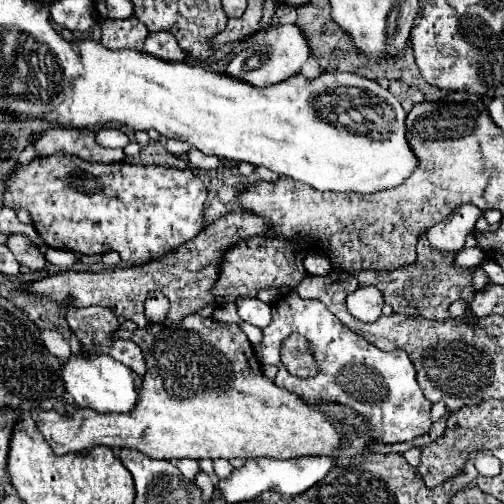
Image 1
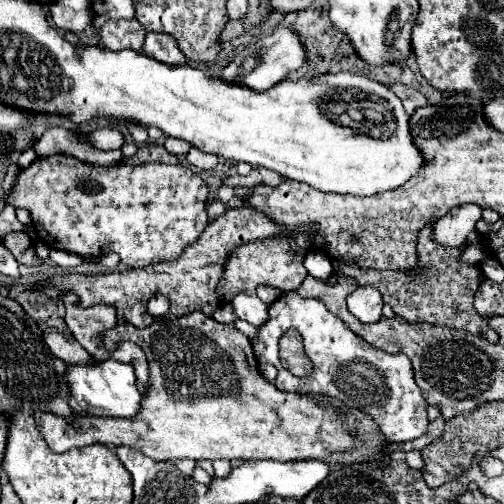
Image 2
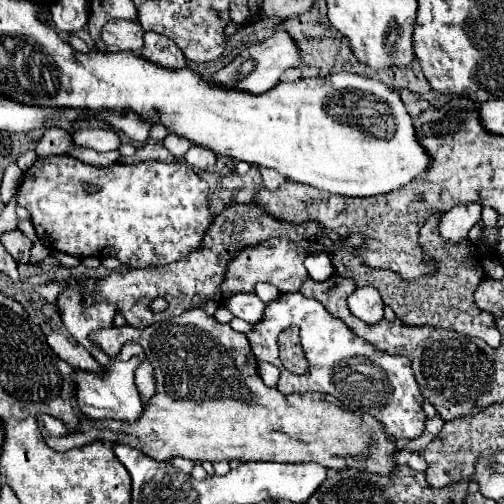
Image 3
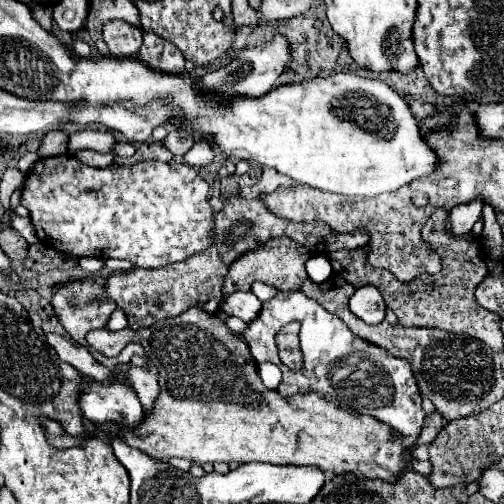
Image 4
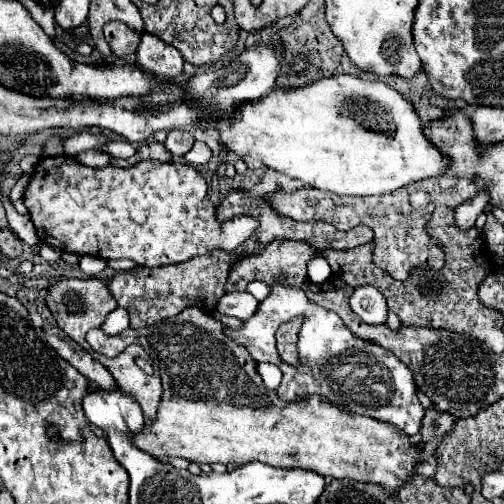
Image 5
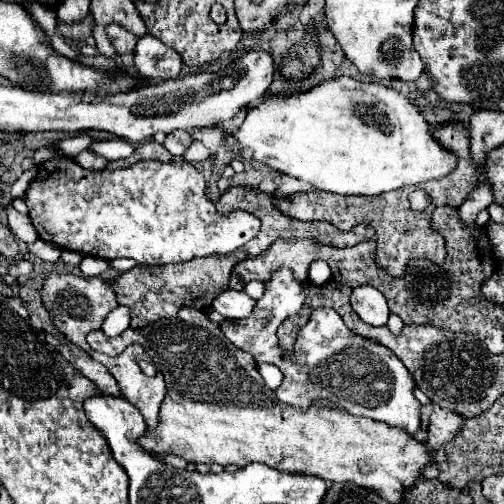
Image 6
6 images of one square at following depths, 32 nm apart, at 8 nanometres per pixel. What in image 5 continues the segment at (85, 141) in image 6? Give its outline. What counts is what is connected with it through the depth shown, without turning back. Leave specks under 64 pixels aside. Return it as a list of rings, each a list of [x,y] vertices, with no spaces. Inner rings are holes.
[[[76,132],[76,134],[72,134],[70,138],[66,138],[64,140],[64,154],[66,156],[72,156],[72,158],[76,158],[80,152],[86,152],[86,150],[96,150],[96,146],[100,146],[100,144],[108,144],[110,140],[108,138],[104,138],[104,136],[94,136],[94,134],[90,134],[90,132]]]

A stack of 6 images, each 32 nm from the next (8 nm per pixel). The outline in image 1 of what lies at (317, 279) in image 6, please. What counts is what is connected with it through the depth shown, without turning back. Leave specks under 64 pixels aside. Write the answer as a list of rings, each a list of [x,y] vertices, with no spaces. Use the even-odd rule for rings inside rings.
[[[308,254],[304,260],[304,268],[312,276],[326,276],[332,272],[332,264],[328,256],[322,256],[322,254]]]

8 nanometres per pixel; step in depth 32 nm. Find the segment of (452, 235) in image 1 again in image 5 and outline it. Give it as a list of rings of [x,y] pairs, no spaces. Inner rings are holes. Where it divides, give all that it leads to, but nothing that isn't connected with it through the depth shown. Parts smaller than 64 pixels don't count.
[[[480,192],[480,194],[472,196],[472,200],[464,202],[462,206],[458,206],[458,208],[454,210],[458,228],[462,228],[462,230],[472,228],[474,222],[476,222],[476,218],[478,218],[478,214],[482,214],[482,210],[484,210],[488,204],[490,204],[488,192]]]

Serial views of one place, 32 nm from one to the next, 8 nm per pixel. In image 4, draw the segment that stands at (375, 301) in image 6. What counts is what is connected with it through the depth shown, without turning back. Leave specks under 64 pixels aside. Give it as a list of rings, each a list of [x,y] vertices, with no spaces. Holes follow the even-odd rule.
[[[372,286],[358,288],[350,298],[350,310],[366,324],[380,324],[386,316],[386,304],[380,292]]]

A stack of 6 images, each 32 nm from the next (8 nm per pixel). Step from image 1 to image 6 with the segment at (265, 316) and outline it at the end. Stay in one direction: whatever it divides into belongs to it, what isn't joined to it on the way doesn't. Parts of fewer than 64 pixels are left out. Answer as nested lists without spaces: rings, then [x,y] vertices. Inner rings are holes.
[[[224,290],[216,300],[212,302],[212,308],[220,312],[226,318],[246,318],[250,316],[256,300],[252,300],[248,294],[238,290]]]

